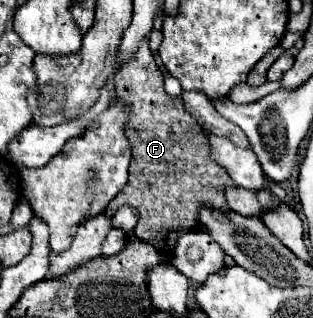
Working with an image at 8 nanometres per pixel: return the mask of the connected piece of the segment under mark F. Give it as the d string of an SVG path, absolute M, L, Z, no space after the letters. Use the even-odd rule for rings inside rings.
M141 44L137 56L115 74L115 96L129 112L125 136L133 146L133 156L129 180L121 194L111 200L105 214L111 218L121 206L137 208L139 222L133 234L169 256L179 236L197 230L199 208L205 204L205 198L223 198L221 192L235 184L225 168L211 158L207 134L197 120L185 112L183 100L163 90L163 76L153 60L149 44Z

